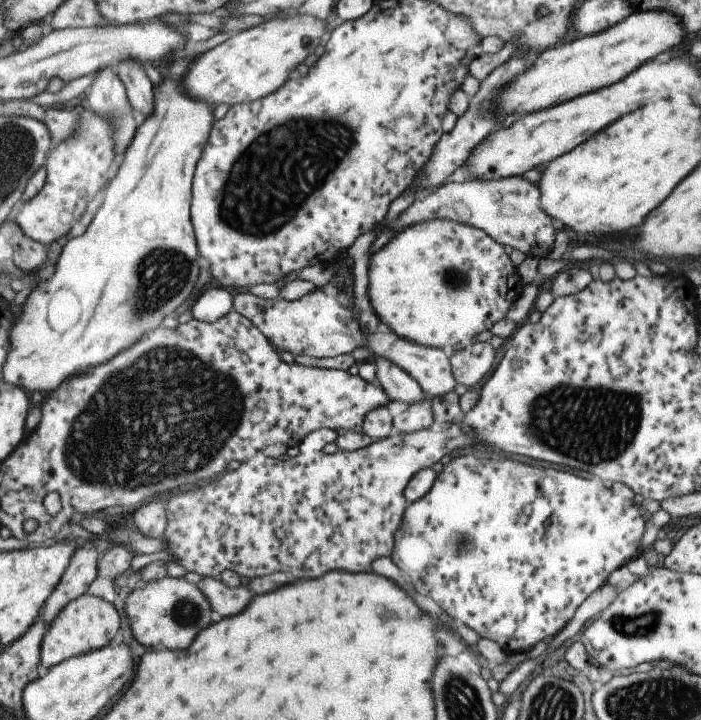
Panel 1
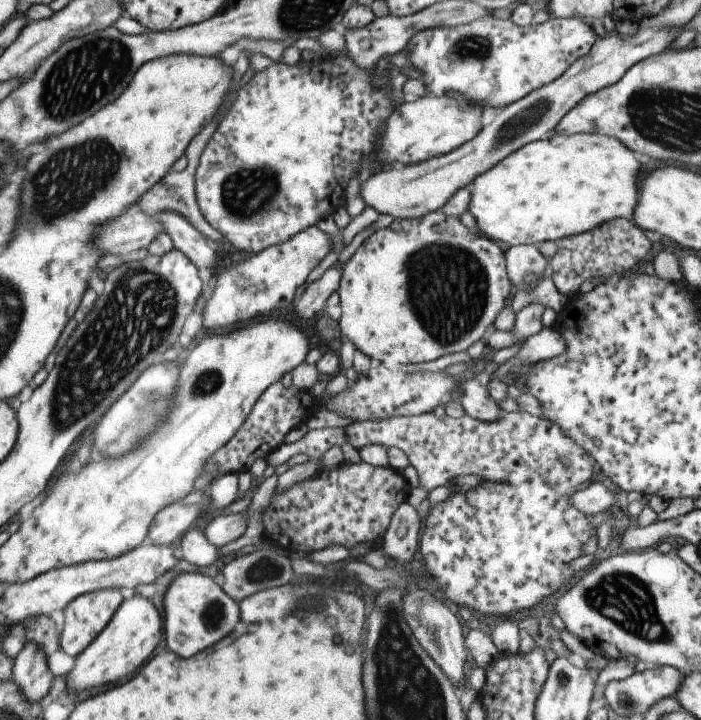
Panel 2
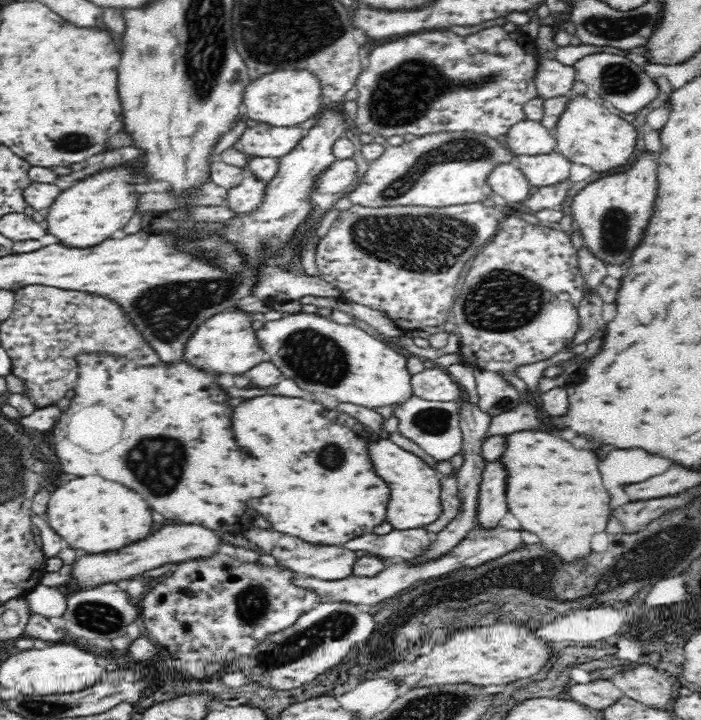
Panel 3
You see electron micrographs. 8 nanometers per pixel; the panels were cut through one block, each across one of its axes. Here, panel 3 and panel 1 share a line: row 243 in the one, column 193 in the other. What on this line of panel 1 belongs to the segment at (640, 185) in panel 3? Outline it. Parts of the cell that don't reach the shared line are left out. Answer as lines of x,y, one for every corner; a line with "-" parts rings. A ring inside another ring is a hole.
160,577
153,578
147,584
138,584
124,600
124,611
133,638
139,644
153,648
167,648
167,650
183,650
199,630
209,626
209,613
211,609
205,596
199,592
195,584
184,580
183,577

